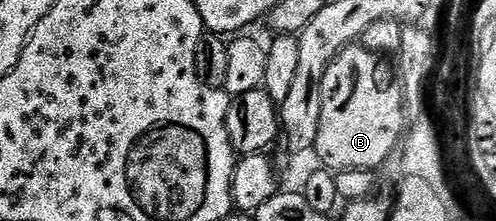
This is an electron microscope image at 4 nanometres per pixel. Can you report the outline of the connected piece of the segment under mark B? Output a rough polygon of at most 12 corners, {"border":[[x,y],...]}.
{"border":[[353,44],[320,83],[323,169],[375,171],[401,145],[404,91]]}

